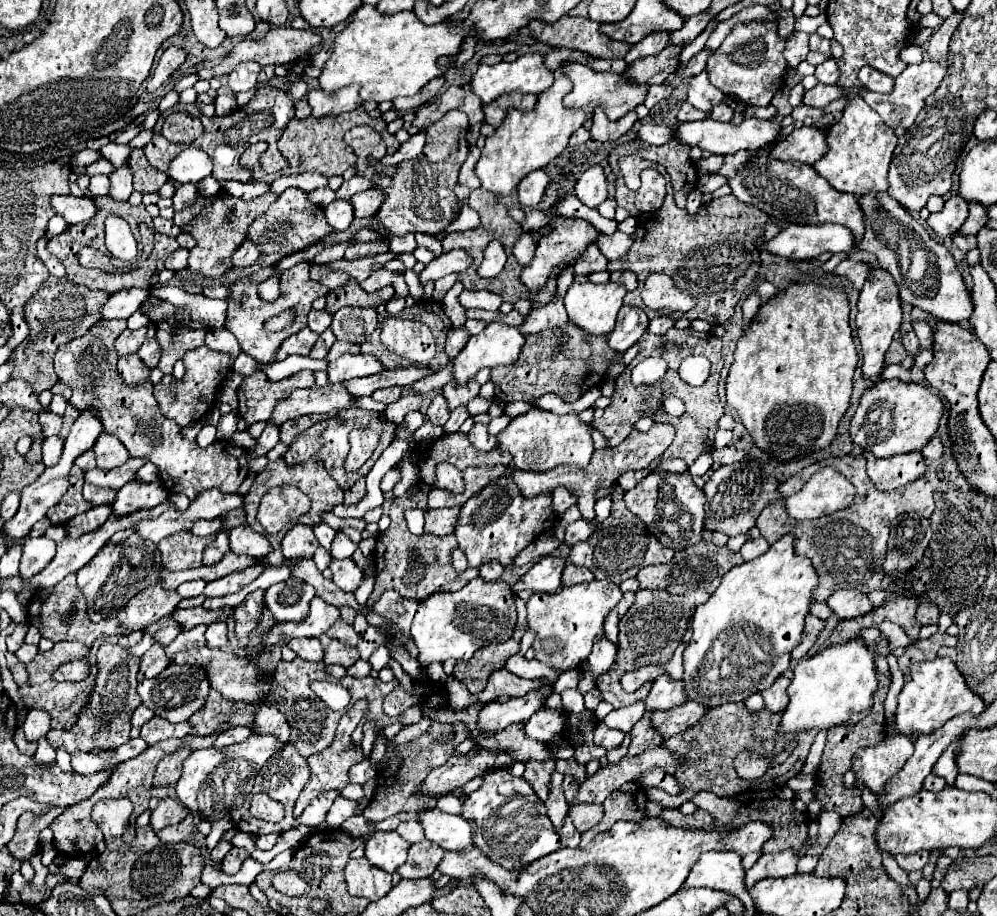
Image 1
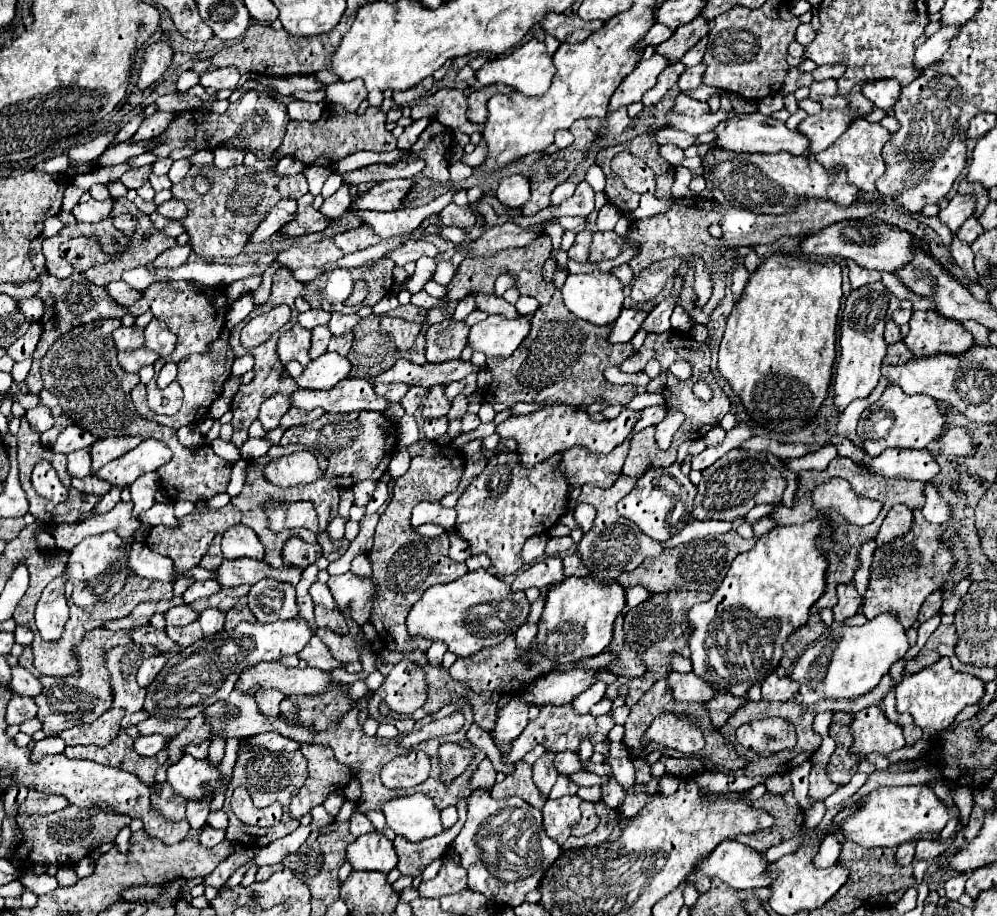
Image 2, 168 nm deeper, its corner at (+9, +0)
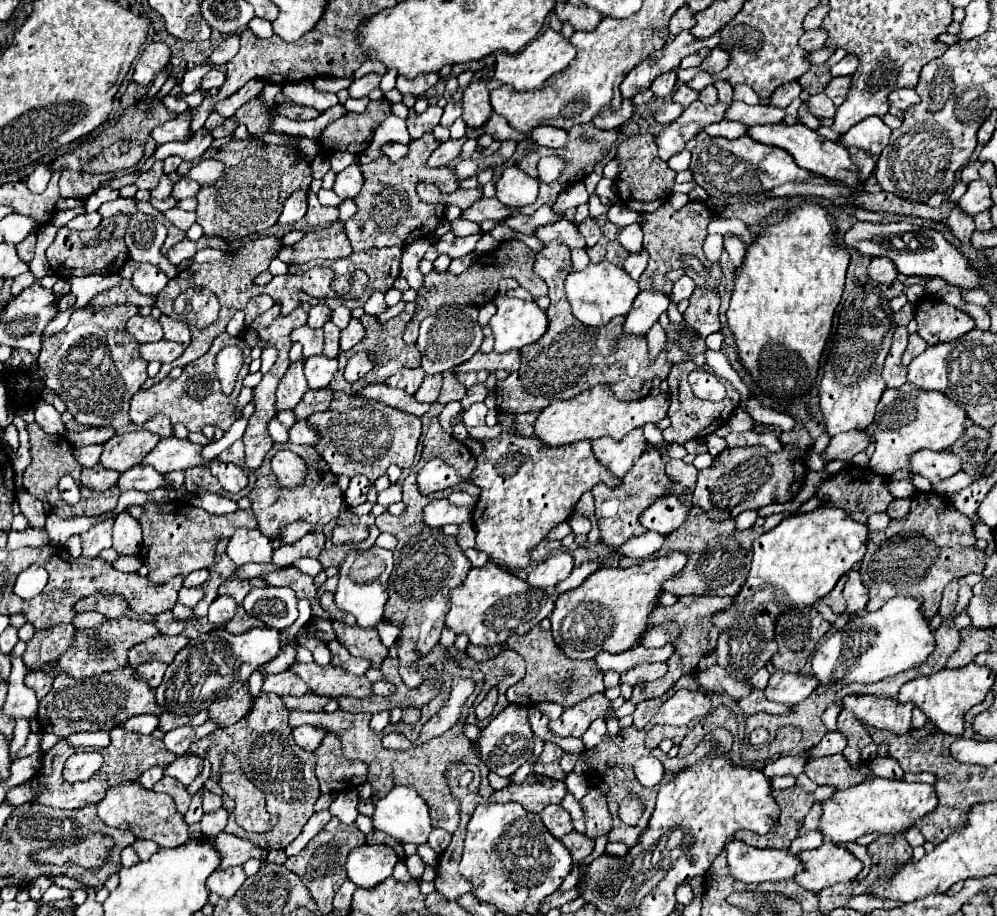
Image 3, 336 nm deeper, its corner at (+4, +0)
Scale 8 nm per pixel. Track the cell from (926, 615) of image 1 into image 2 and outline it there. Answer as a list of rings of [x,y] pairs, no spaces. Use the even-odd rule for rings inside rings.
[[[941,590],[929,594],[929,598],[923,602],[923,606],[921,606],[921,610],[919,610],[919,616],[917,616],[917,622],[929,620],[931,616],[937,614],[939,608],[941,608]]]

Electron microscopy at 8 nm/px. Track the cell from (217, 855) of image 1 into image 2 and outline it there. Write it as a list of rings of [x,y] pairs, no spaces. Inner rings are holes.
[[[211,826],[203,828],[201,834],[199,834],[199,842],[201,842],[203,846],[215,846],[215,844],[221,842],[223,838],[225,838],[225,832],[223,832],[223,830],[215,830],[215,828],[211,828]]]

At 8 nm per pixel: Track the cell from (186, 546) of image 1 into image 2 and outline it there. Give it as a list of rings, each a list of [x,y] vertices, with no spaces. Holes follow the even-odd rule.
[[[231,502],[219,510],[197,510],[197,512],[193,510],[191,514],[187,514],[183,518],[183,526],[177,530],[167,528],[167,526],[155,526],[147,536],[147,546],[163,556],[173,558],[175,570],[185,572],[201,562],[201,558],[205,556],[205,550],[209,548],[215,534],[223,534],[225,530],[229,530],[231,526],[235,526],[239,522],[241,522],[241,512]]]

